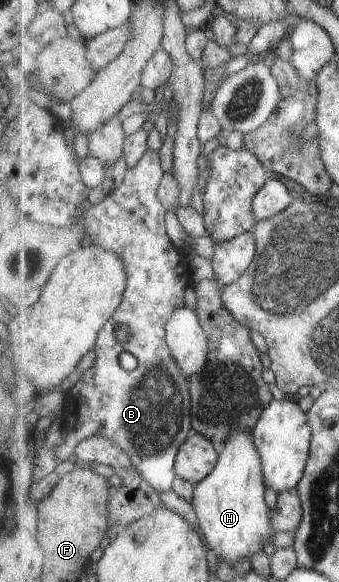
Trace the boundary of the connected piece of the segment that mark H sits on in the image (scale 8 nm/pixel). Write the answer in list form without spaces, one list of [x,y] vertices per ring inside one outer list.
[[[236,427],[224,442],[213,472],[193,488],[192,505],[205,540],[214,554],[231,566],[243,556],[252,560],[252,556],[273,540],[271,510],[265,500],[266,485],[262,458],[252,433]]]

